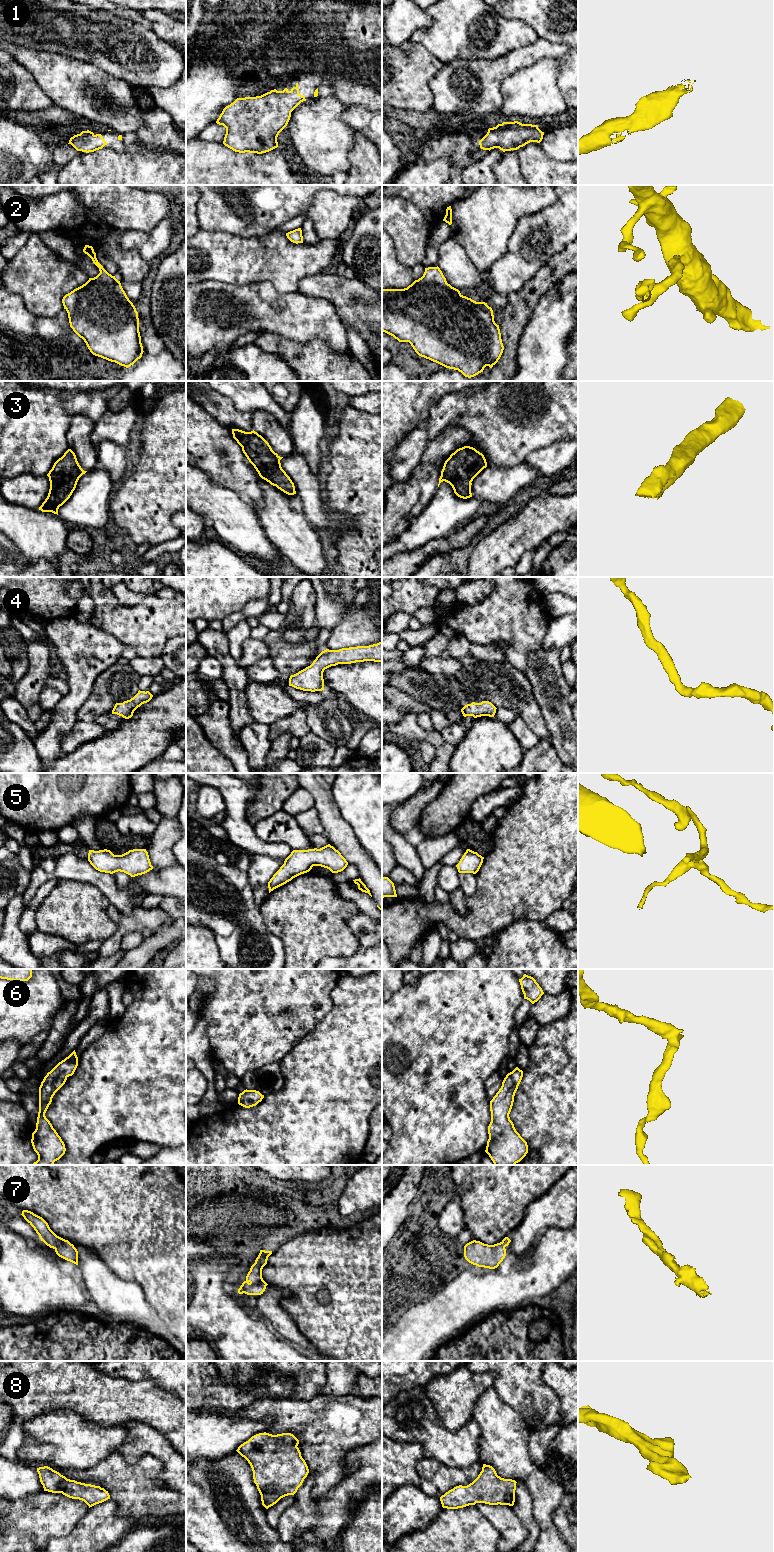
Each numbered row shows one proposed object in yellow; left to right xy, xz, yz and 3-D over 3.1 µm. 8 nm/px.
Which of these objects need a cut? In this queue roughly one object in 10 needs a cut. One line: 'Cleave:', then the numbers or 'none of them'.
Cleave: none of them

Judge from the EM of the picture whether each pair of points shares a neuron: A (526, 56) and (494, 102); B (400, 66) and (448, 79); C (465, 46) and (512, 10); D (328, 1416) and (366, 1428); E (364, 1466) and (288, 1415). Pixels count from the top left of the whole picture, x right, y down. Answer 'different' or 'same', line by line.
A: same
B: different
C: different
D: same
E: different

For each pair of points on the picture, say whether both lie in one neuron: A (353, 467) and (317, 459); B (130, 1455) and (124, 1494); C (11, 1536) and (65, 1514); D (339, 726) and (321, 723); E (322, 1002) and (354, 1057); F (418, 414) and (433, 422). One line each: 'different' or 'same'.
A: different
B: different
C: same
D: same
E: different
F: different

